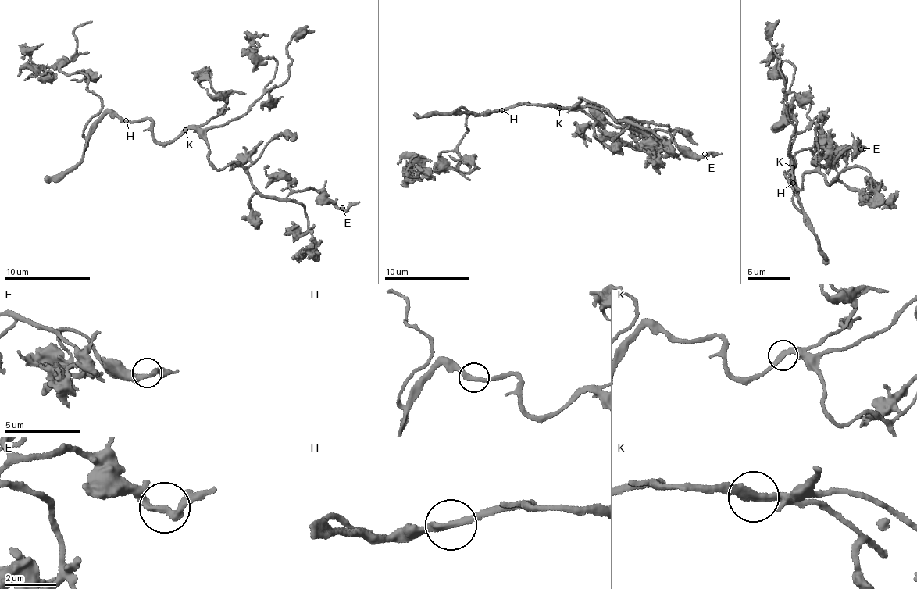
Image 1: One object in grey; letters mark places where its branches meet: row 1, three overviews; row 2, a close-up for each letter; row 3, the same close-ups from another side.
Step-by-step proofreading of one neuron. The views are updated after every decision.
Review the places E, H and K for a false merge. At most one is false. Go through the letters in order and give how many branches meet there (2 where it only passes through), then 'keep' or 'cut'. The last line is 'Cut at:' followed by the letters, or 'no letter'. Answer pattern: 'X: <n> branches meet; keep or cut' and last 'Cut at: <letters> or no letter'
E: 2 branches meet; keep
H: 2 branches meet; keep
K: 2 branches meet; keep
Cut at: no letter

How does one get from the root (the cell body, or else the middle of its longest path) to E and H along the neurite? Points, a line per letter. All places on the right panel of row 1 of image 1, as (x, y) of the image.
E: (792, 175), (790, 163), (800, 189), (815, 170), (828, 183), (836, 176), (839, 155), (852, 144), (861, 149)
H: (792, 175), (796, 190), (786, 175), (787, 180), (793, 183)

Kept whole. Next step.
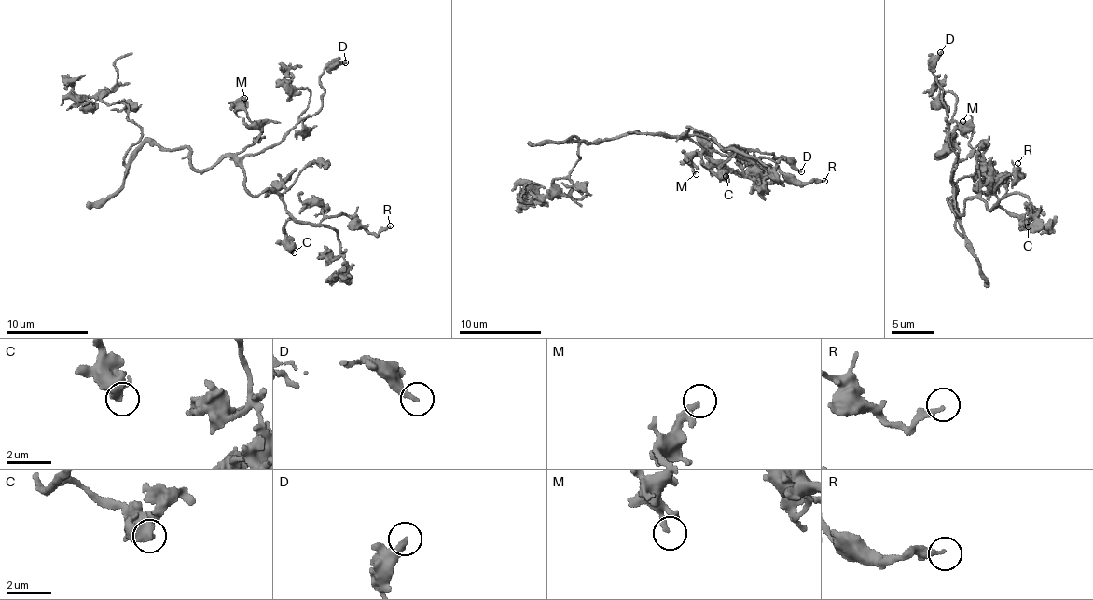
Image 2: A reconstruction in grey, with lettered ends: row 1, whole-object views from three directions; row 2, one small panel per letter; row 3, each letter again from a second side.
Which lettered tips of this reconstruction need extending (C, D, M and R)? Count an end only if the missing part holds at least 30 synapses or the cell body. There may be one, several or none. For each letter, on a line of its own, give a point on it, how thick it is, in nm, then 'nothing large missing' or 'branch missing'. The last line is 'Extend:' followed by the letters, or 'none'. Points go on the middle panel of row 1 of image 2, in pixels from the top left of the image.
C: place (726, 176); calibre 650 nm; nothing large missing
D: place (801, 171); calibre 320 nm; nothing large missing
M: place (696, 174); calibre 200 nm; nothing large missing
R: place (824, 181); calibre 240 nm; nothing large missing
Extend: none

